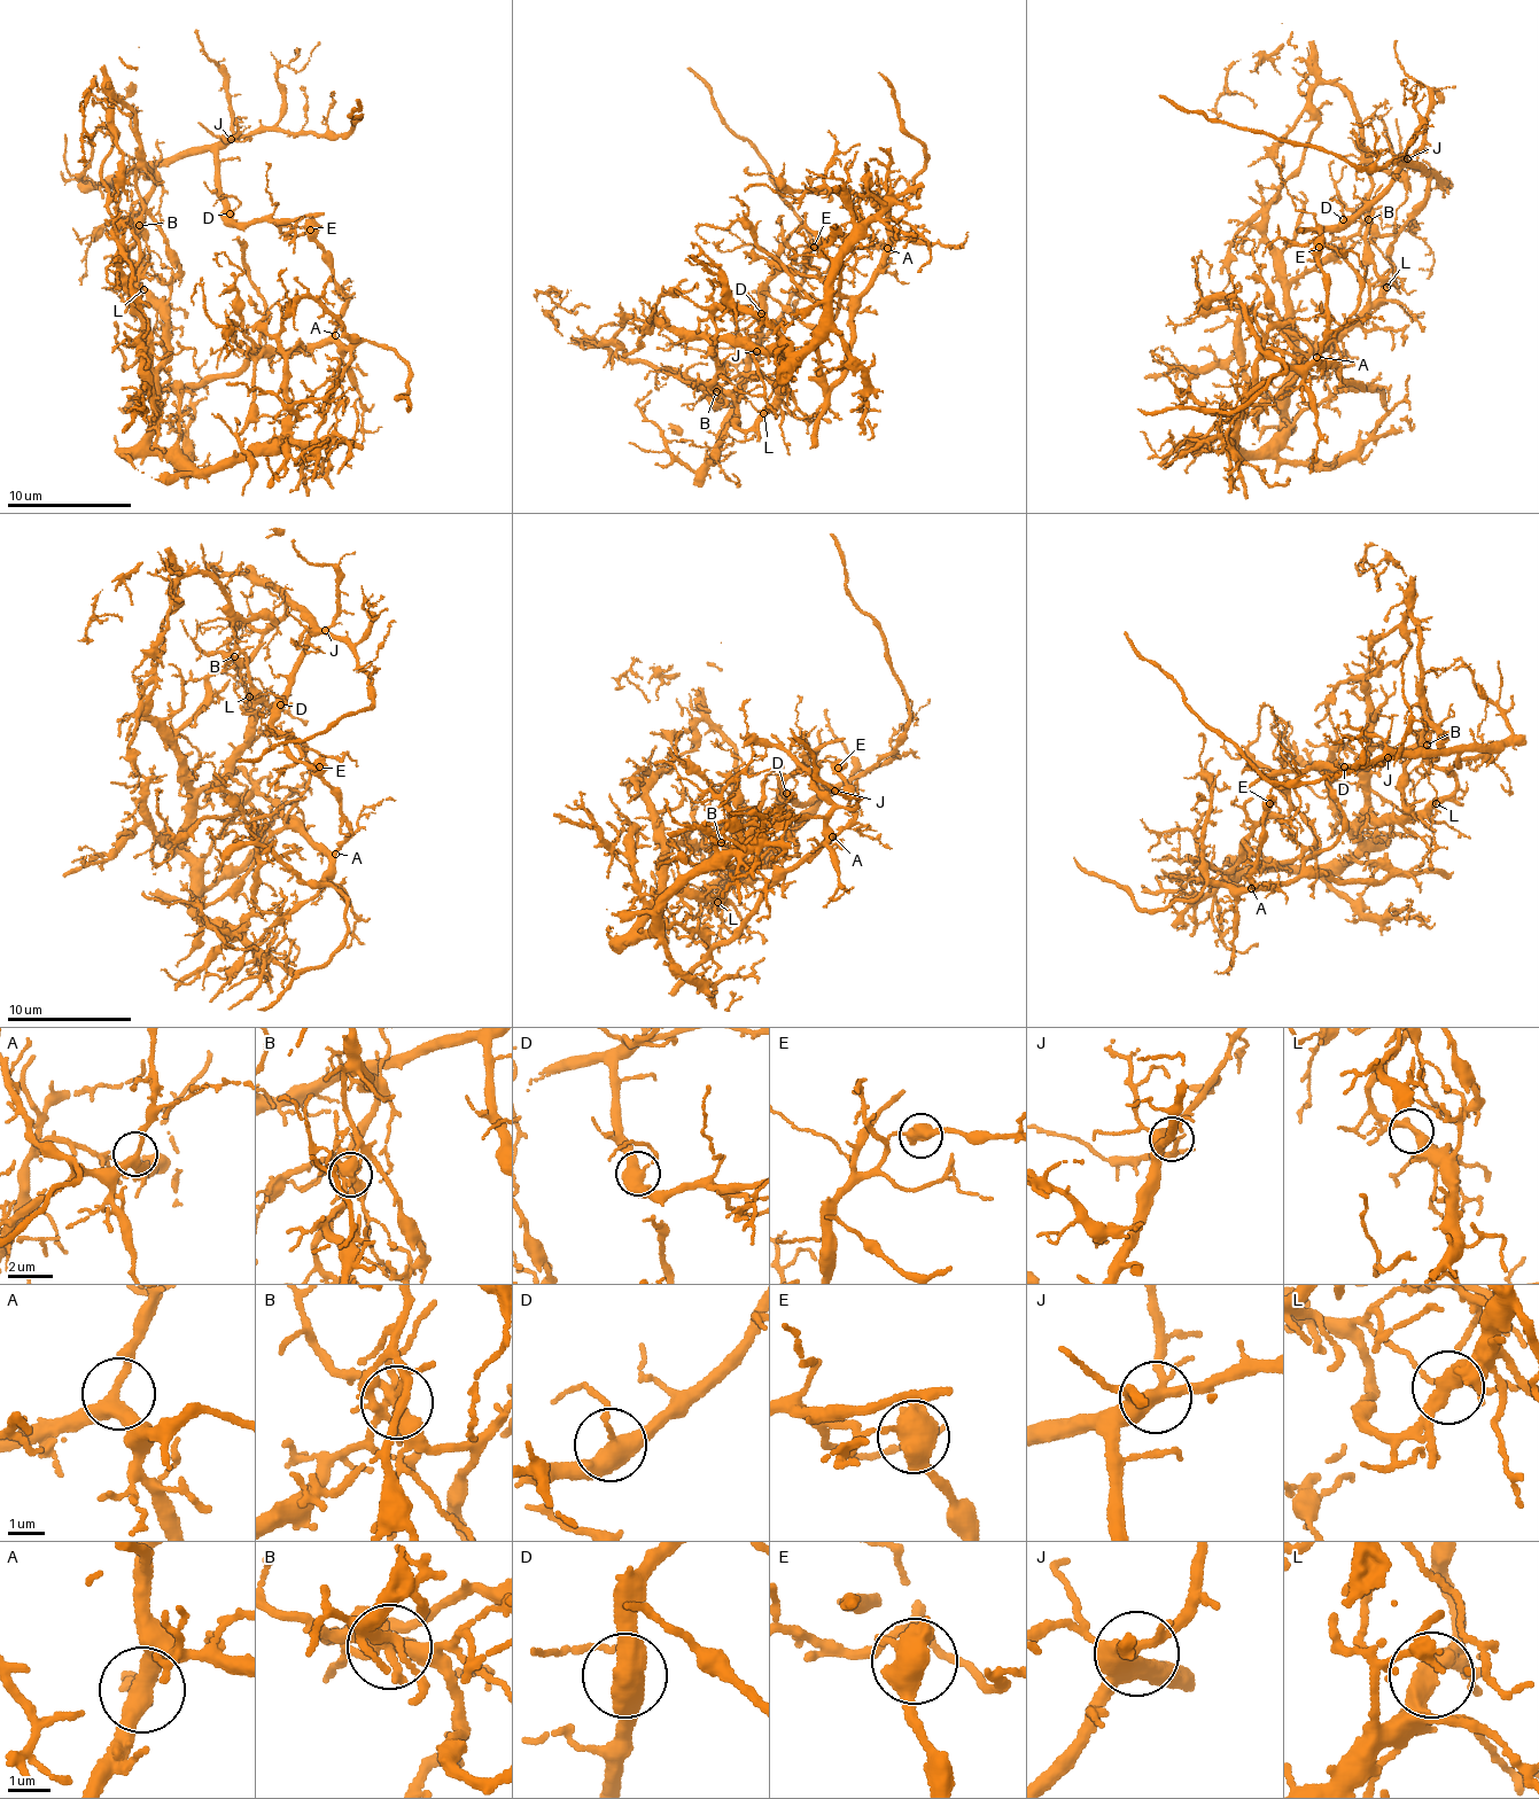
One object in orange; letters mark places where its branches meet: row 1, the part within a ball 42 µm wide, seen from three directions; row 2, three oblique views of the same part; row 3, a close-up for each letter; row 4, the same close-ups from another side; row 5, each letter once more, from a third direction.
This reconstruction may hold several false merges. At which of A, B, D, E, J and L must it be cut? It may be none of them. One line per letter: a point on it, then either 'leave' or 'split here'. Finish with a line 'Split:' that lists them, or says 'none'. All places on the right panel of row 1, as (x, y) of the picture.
A: place (1316, 357); leave
B: place (1368, 219); split here
D: place (1343, 219); leave
E: place (1319, 247); split here
J: place (1407, 158); leave
L: place (1386, 287); split here
Split: B, E, L

